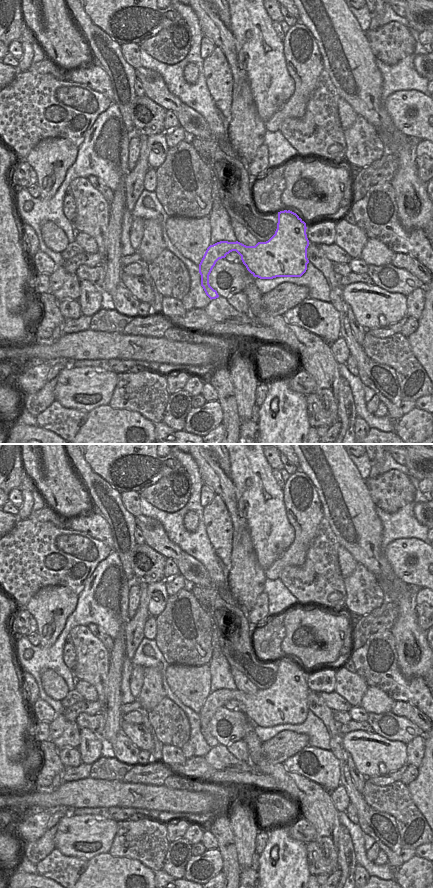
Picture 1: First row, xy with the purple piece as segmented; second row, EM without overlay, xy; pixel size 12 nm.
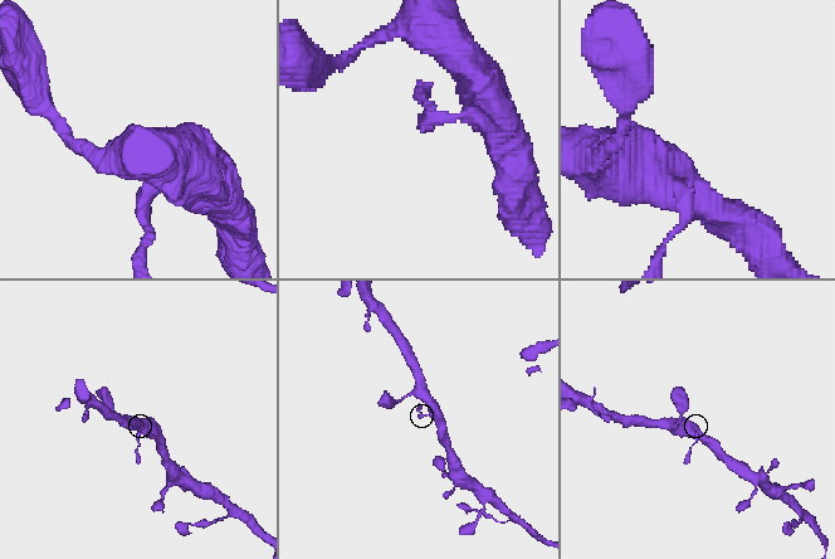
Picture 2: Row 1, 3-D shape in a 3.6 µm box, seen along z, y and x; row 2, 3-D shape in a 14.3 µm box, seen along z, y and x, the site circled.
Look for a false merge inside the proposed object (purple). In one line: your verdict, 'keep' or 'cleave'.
keep

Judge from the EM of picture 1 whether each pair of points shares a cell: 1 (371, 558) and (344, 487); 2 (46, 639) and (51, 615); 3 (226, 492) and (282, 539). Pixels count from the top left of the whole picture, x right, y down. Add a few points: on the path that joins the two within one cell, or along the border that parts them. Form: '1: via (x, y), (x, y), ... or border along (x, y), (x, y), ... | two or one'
1: via (363, 540), (347, 505) | one
2: via (48, 633), (50, 621) | one
3: border along (230, 479), (238, 492), (237, 511), (246, 523) | two

